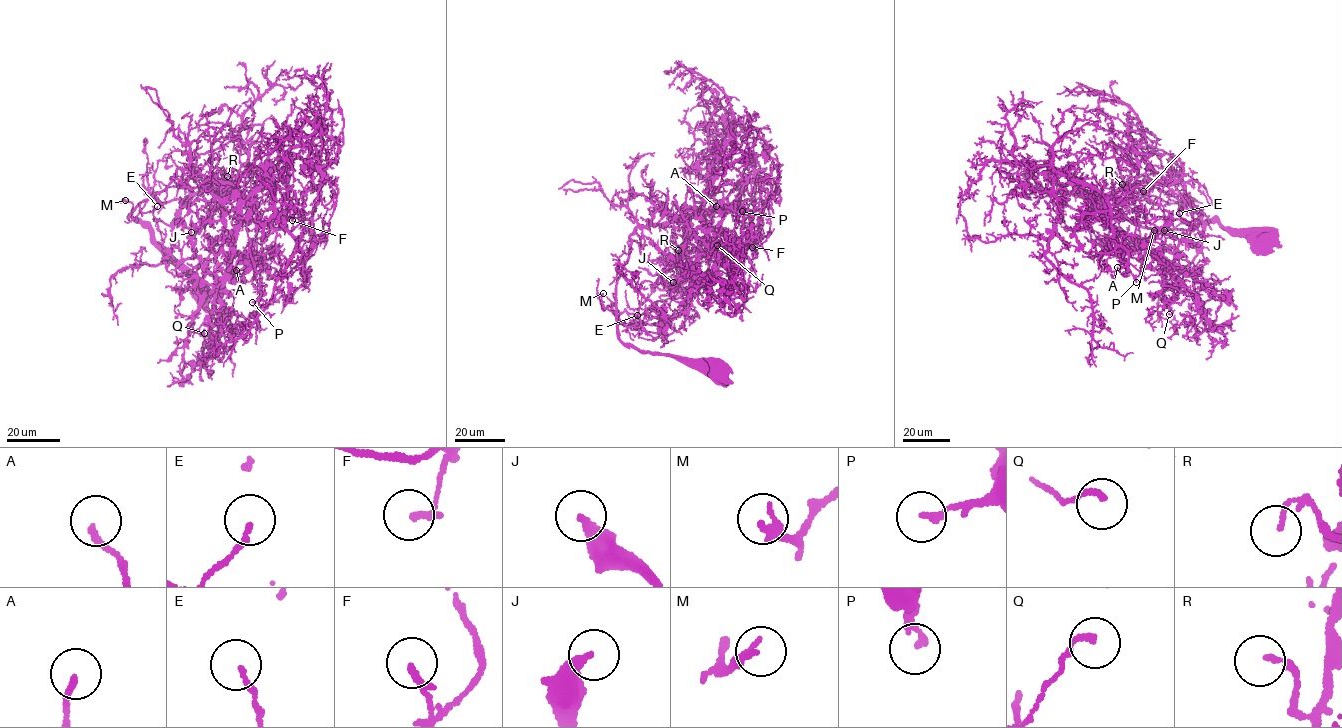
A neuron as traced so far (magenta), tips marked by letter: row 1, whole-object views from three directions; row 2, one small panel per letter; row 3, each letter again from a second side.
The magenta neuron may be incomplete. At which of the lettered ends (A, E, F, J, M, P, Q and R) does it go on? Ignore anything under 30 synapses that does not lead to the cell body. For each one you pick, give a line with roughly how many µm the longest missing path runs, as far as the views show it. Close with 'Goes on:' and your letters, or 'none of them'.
Goes on: none of them

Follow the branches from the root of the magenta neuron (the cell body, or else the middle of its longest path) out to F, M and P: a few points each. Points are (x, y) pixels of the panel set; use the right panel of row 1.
F: (1263, 240), (1215, 221), (1188, 229), (1132, 224), (1052, 171), (1107, 197), (1143, 191)
M: (1263, 240), (1263, 243), (1253, 243), (1236, 236), (1215, 221), (1188, 229), (1175, 228), (1171, 223), (1154, 230)
P: (1263, 240), (1215, 221), (1143, 227), (1094, 205), (1099, 198), (1102, 216), (1139, 243), (1122, 258), (1136, 282)

